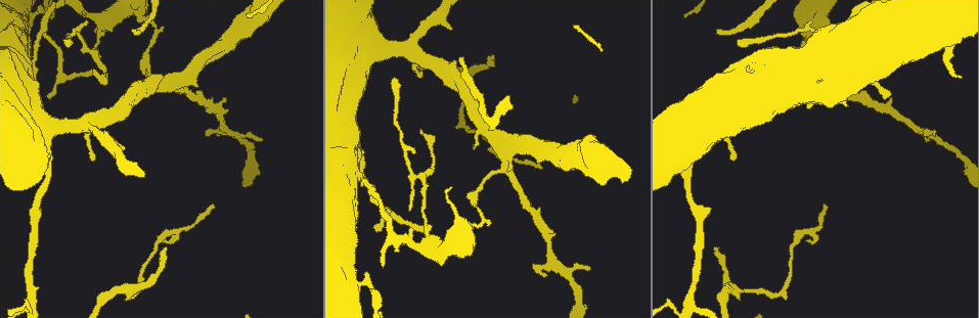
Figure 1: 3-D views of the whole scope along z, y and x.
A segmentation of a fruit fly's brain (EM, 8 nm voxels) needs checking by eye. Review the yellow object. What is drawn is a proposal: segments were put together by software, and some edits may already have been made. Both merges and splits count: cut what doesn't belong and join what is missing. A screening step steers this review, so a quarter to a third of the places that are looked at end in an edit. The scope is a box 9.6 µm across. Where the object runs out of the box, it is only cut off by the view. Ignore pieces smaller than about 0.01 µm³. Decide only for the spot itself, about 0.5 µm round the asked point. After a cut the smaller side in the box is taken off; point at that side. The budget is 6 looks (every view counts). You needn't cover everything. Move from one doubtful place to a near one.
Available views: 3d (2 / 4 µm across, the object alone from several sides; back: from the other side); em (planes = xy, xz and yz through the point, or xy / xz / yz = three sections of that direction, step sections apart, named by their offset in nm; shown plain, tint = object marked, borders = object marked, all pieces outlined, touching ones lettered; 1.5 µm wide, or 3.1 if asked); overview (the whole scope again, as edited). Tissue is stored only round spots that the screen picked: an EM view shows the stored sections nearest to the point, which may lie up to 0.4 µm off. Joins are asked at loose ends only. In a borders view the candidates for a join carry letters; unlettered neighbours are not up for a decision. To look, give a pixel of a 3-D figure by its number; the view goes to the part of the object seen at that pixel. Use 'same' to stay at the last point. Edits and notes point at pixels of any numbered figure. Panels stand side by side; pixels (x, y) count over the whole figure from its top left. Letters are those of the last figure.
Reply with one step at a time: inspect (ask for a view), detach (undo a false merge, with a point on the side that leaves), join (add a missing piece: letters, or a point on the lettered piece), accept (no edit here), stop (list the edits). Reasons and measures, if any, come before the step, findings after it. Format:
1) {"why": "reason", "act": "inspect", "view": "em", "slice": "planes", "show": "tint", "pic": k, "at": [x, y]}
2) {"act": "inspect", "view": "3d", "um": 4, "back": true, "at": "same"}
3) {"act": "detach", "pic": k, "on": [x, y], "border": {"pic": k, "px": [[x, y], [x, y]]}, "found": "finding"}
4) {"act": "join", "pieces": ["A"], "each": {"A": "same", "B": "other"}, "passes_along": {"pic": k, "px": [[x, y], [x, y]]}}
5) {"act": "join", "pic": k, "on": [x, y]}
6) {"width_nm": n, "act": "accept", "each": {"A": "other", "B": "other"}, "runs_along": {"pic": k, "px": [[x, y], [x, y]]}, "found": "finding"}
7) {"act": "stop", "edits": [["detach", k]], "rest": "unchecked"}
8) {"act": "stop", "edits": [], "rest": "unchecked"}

{"why": "free end", "act": "inspect", "view": "em", "slice": "planes", "show": "borders", "pic": 1, "at": [589, 269]}

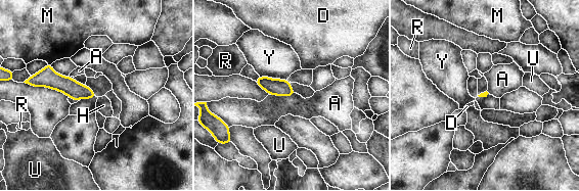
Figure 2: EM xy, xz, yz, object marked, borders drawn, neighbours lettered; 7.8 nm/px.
{"act": "accept", "each": {"A": "other", "D": "other", "H": "other", "M": "other", "R": "other", "U": "other", "Y": "other"}, "border": {"pic": 2, "px": [[295, 93], [292, 95], [270, 94]]}, "found": "no lettered piece goes on from it"}

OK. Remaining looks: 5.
{"why": "sharp bend", "act": "inspect", "view": "em", "slice": "xz", "step": 4, "show": "borders", "pic": 1, "at": [94, 54]}

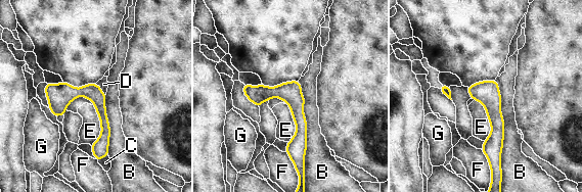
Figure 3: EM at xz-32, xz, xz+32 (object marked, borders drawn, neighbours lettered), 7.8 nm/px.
{"act": "accept", "each": {"B": "other", "C": "other", "D": "other", "E": "other", "F": "other", "G": "other"}, "runs_along": {"pic": 3, "px": [[48, 86], [99, 103], [102, 154]]}, "found": "continuous, no second neuron"}

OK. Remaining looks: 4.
{"why": "sharp bend", "act": "inspect", "view": "em", "slice": "planes", "show": "tint", "pic": 1, "at": [137, 13]}

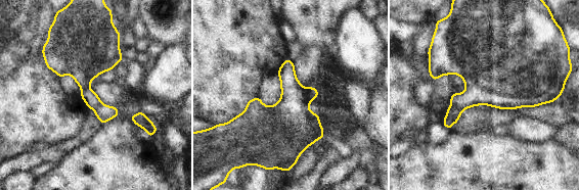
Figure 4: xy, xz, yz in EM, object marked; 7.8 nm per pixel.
{"why": "what lies round it", "act": "inspect", "view": "em", "slice": "planes", "show": "borders", "at": "same"}

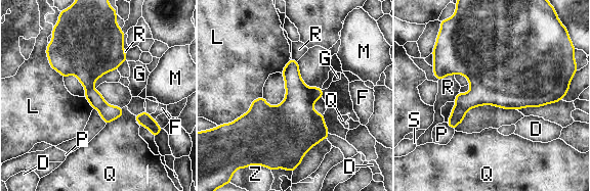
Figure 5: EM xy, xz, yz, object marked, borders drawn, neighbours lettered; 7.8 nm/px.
{"width_nm": 320, "act": "detach", "pic": 5, "on": [487, 87], "each": {"D": "other", "F": "other", "G": "other", "L": "other", "M": "other", "P": "other", "Q": "other", "R": "other", "S": "other", "Z": "other"}, "found": "two neurons meet here"}

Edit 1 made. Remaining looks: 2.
{"act": "stop", "edits": [["detach", 5]], "rest": "unchecked"}

